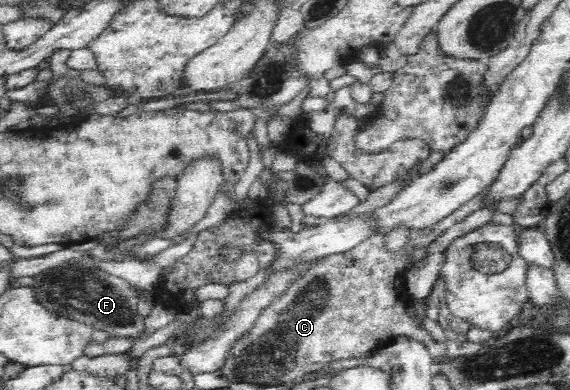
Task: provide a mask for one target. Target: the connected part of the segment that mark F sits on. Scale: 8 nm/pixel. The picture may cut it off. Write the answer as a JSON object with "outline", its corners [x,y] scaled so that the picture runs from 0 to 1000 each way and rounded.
{"outline":[[[144,659],[107,682],[89,685],[58,710],[63,767],[88,800],[123,821],[184,846],[193,864],[244,874],[256,856],[253,810],[240,805],[242,754],[232,731],[168,687],[161,659]]]}

